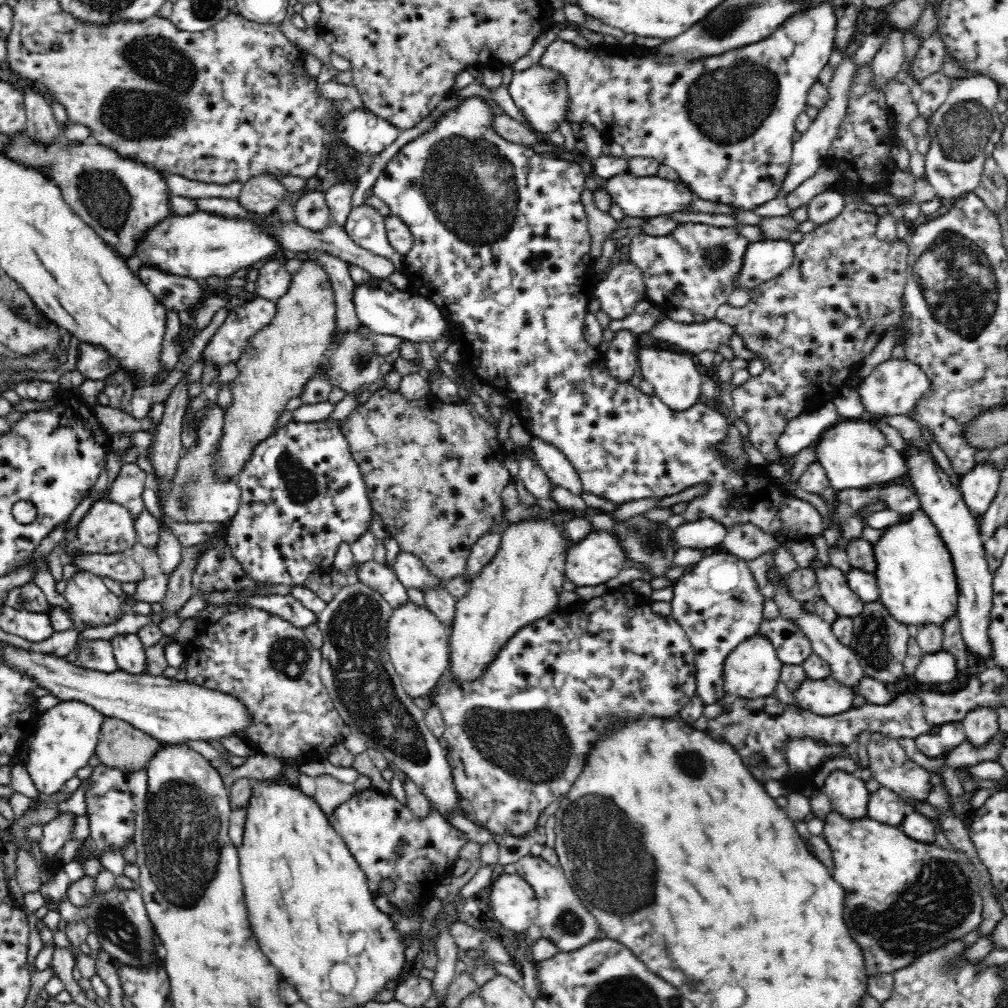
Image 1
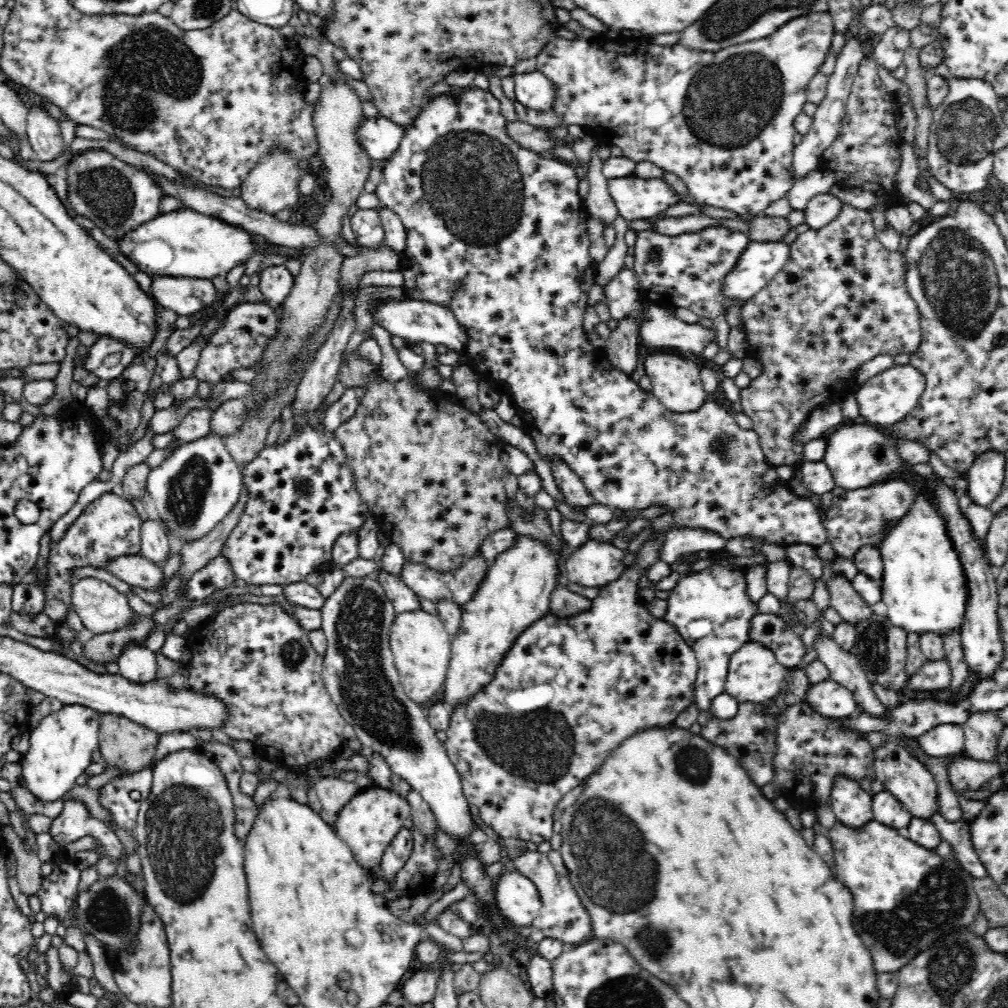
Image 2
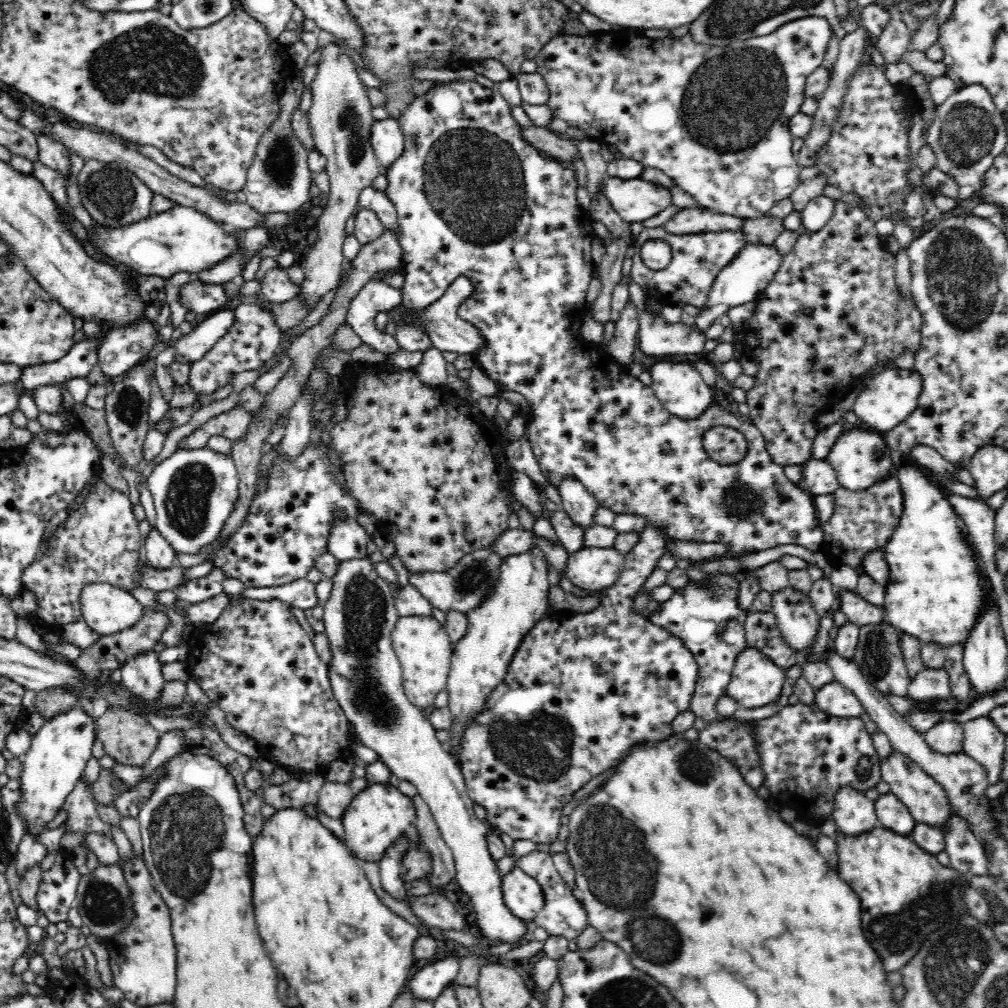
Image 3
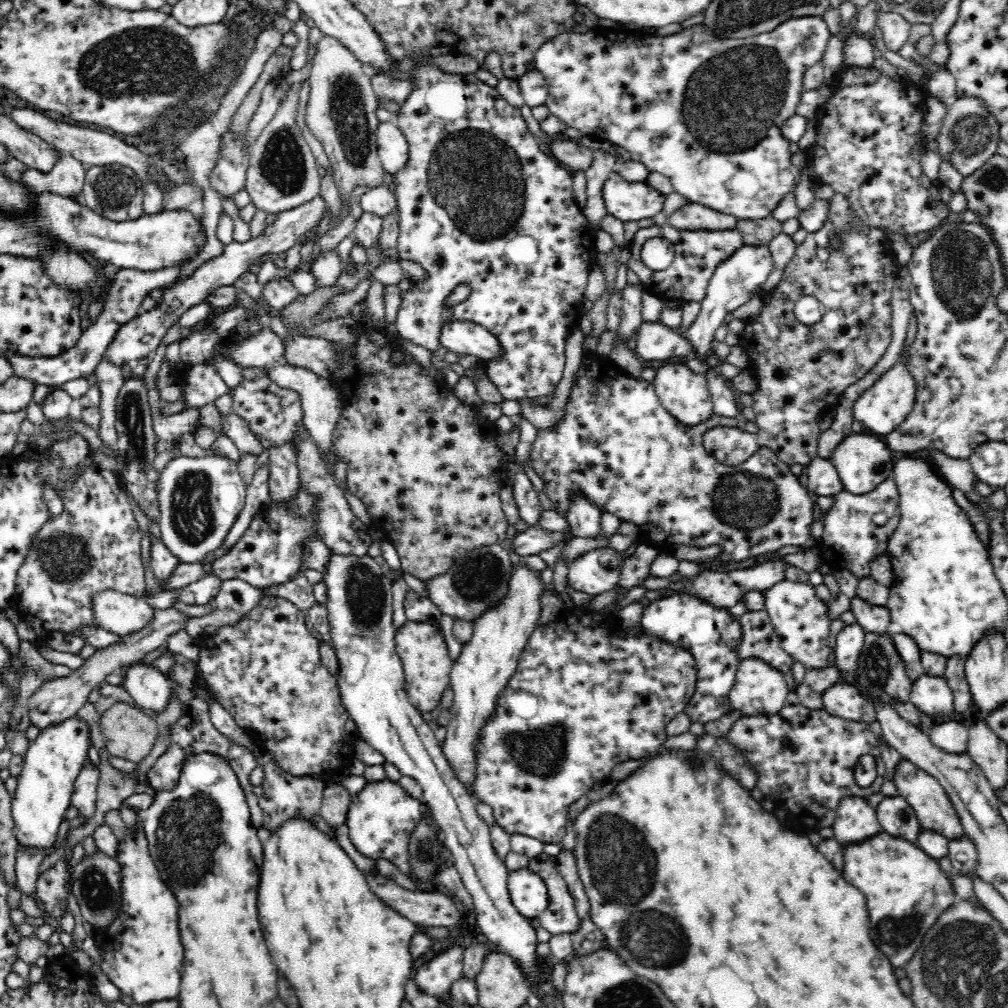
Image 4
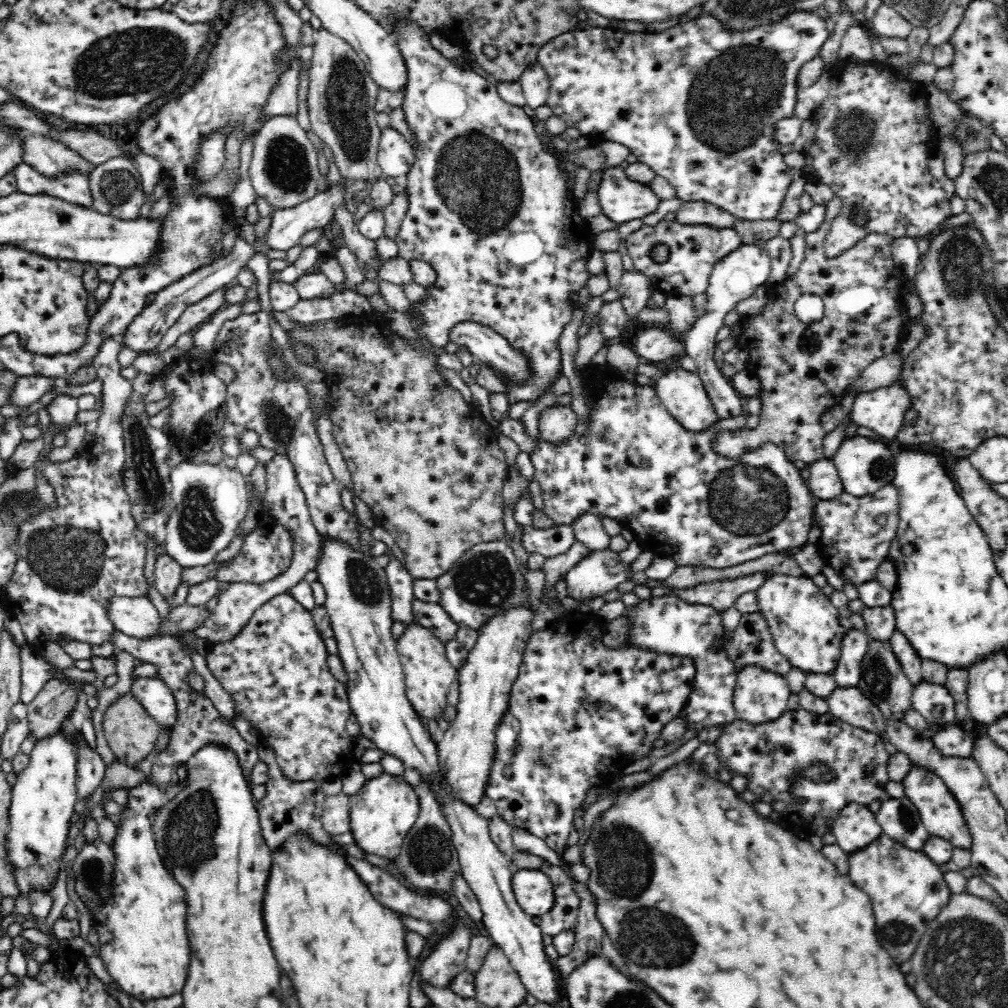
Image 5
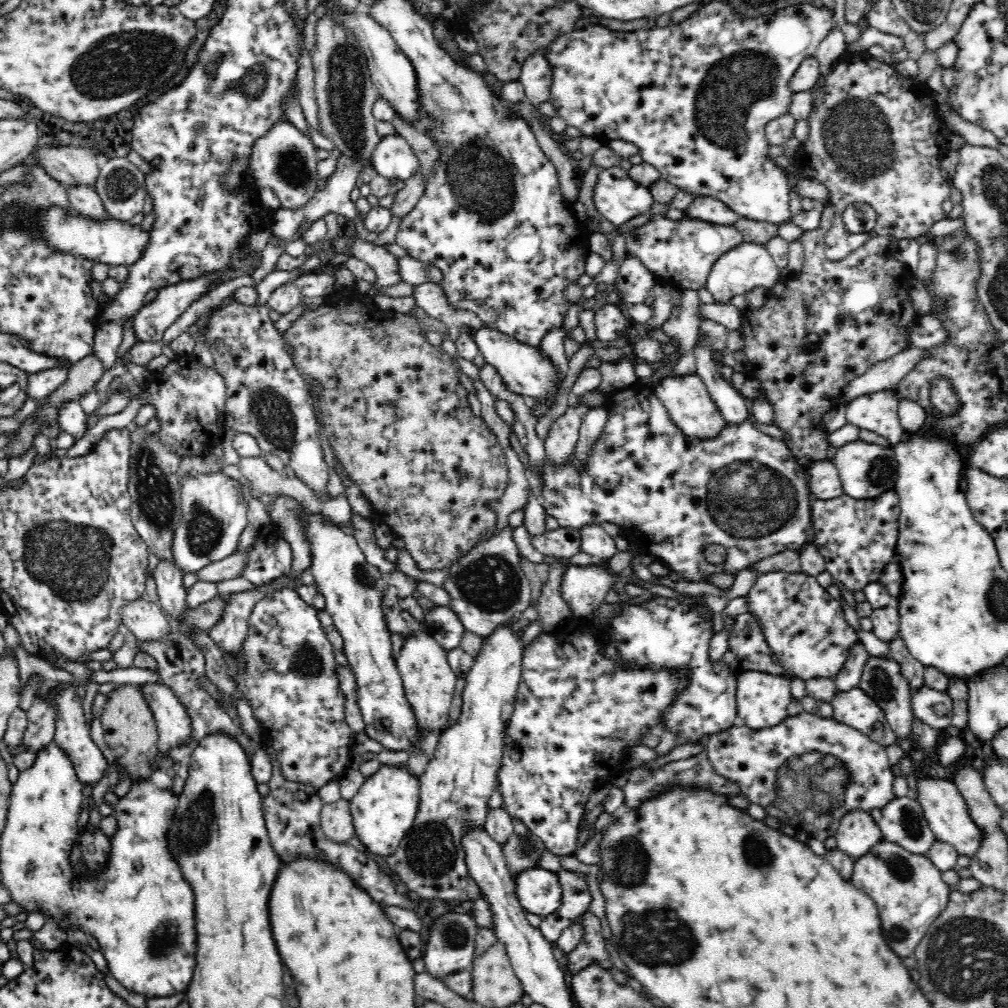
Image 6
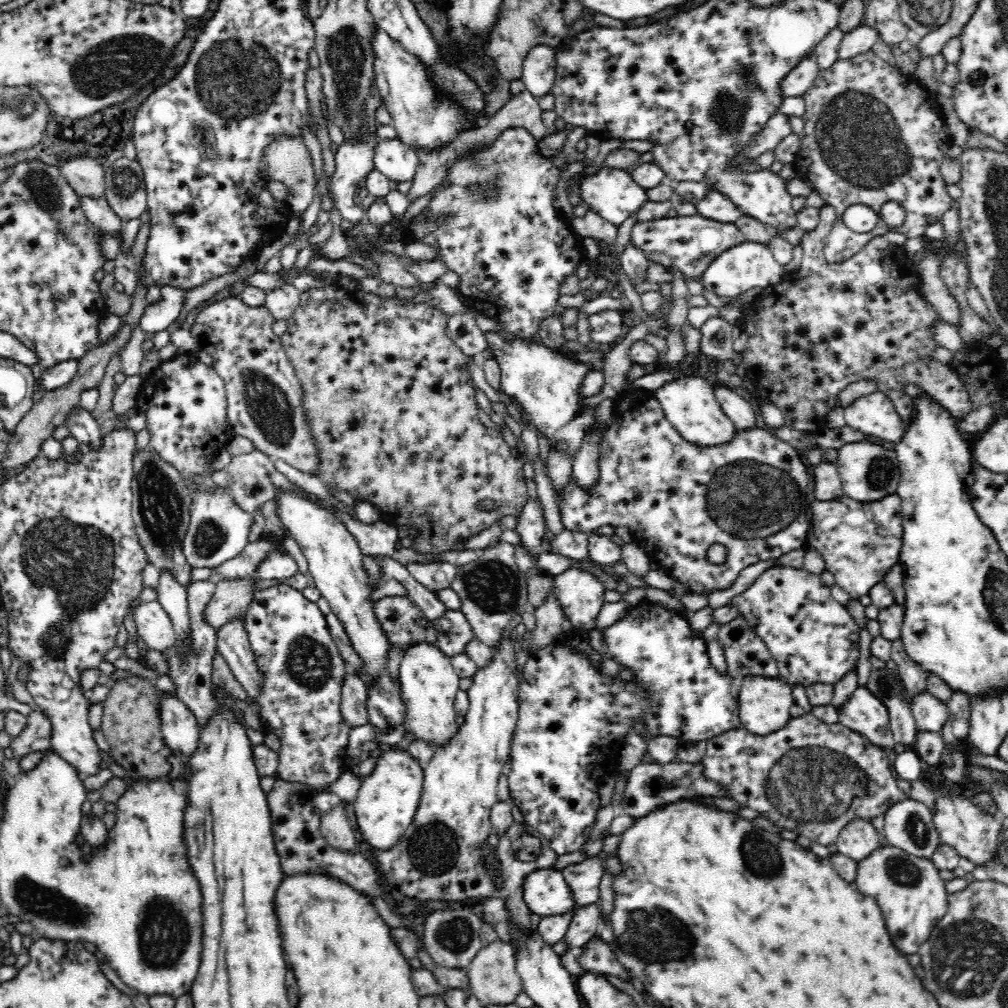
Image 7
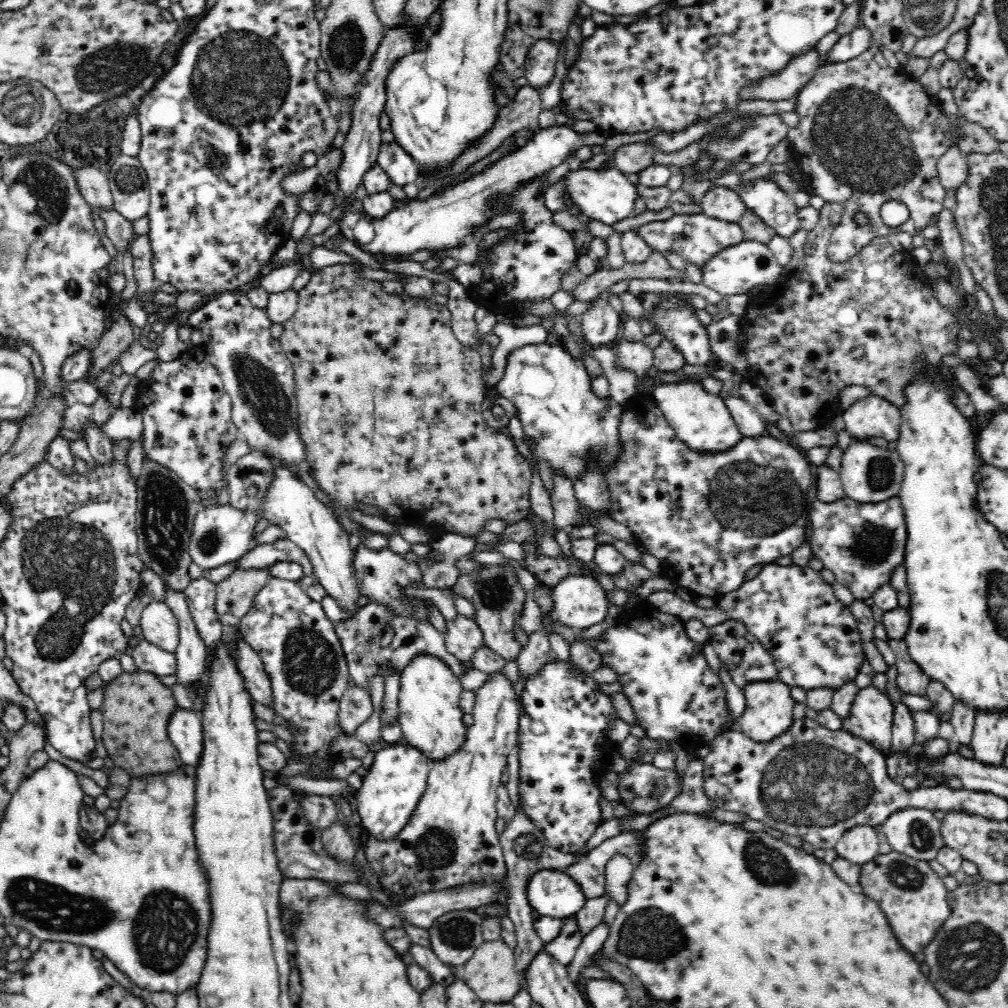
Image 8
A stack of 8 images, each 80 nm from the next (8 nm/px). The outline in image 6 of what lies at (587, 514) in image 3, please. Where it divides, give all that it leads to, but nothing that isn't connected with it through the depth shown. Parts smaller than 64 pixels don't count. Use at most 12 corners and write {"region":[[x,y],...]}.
{"region":[[600,524],[579,529],[581,552],[612,559],[619,550]]}

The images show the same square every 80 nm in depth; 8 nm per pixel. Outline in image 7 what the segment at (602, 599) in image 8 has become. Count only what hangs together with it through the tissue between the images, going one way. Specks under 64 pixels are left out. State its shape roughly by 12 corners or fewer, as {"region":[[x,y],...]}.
{"region":[[578,567],[554,577],[574,628],[591,630],[607,590]]}

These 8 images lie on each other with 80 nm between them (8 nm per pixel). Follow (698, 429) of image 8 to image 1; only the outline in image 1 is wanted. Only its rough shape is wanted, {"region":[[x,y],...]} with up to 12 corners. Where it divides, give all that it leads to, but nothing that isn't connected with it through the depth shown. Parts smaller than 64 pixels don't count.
{"region":[[640,348],[638,364],[673,411],[700,400],[700,365],[686,353]]}

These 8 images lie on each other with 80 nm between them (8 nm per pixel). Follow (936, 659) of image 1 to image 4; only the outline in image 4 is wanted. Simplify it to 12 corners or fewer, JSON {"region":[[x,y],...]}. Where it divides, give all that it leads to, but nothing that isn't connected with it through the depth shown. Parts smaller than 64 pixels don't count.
{"region":[[921,674],[909,701],[927,715],[956,715],[945,676]]}

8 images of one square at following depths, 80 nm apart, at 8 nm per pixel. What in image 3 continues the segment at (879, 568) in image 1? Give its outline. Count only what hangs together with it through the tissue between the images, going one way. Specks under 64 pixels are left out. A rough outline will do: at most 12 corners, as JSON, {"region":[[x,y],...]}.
{"region":[[899,464],[882,548],[900,633],[963,645],[988,593],[944,488]]}

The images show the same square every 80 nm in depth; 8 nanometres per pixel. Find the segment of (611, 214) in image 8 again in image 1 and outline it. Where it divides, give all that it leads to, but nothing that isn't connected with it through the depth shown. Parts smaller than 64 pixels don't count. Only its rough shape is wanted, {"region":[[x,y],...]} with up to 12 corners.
{"region":[[616,175],[603,182],[624,215],[692,212],[680,178]]}

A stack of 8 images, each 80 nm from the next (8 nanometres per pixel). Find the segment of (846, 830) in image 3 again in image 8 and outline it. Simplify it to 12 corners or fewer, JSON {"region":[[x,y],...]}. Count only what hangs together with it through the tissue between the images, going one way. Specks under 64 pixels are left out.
{"region":[[857,825],[836,843],[837,856],[862,865],[878,854],[878,832]]}

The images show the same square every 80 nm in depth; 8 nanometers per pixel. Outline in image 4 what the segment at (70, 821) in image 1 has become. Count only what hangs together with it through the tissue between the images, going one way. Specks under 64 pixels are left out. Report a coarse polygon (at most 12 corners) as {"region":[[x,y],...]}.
{"region":[[86,762],[74,782],[70,806],[83,824],[96,810],[99,769]]}

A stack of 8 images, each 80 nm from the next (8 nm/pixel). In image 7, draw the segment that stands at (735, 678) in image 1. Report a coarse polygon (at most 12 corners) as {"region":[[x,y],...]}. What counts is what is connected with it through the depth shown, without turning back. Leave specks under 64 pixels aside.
{"region":[[749,674],[738,688],[741,726],[758,735],[784,728],[793,686]]}

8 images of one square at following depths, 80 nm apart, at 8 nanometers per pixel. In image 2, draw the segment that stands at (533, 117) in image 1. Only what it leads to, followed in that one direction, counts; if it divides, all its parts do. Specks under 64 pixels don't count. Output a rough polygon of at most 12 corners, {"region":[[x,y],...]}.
{"region":[[544,73],[514,75],[516,102],[554,114],[558,87]]}

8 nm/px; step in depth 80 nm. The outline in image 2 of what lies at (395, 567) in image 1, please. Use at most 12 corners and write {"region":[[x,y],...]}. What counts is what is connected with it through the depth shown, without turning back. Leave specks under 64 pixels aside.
{"region":[[475,555],[456,574],[405,558],[399,578],[418,596],[462,606],[489,566]]}

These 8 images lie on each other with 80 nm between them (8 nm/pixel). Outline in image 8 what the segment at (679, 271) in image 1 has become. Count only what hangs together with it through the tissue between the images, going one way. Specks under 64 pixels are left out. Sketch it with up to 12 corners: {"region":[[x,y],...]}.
{"region":[[703,213],[650,221],[635,232],[664,257],[700,270],[744,241],[738,223]]}

